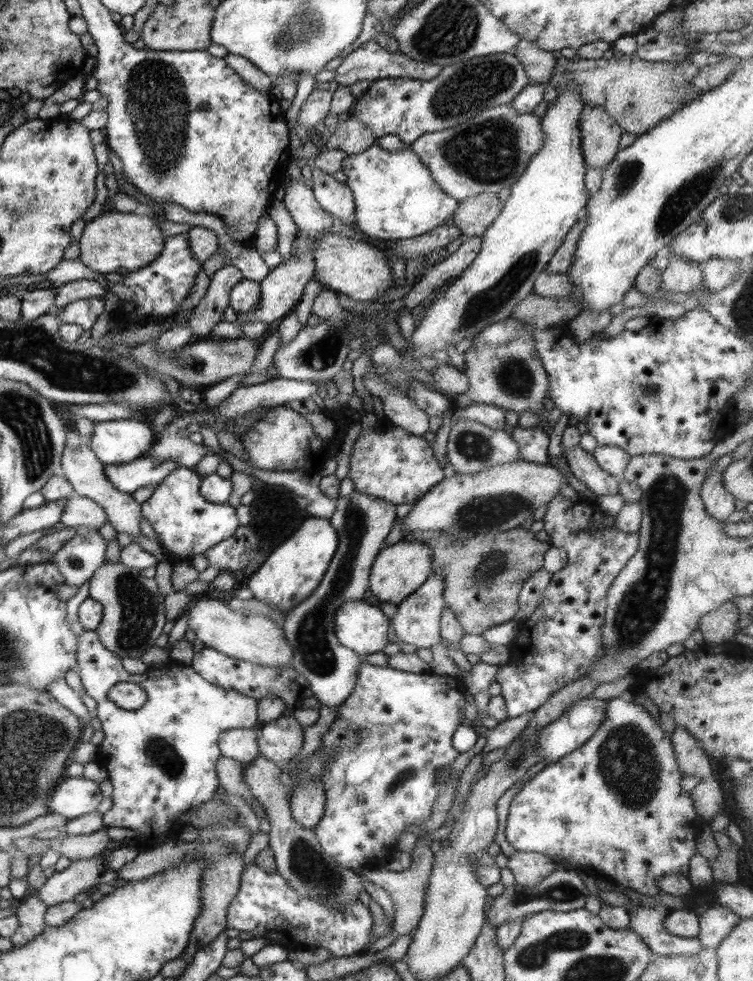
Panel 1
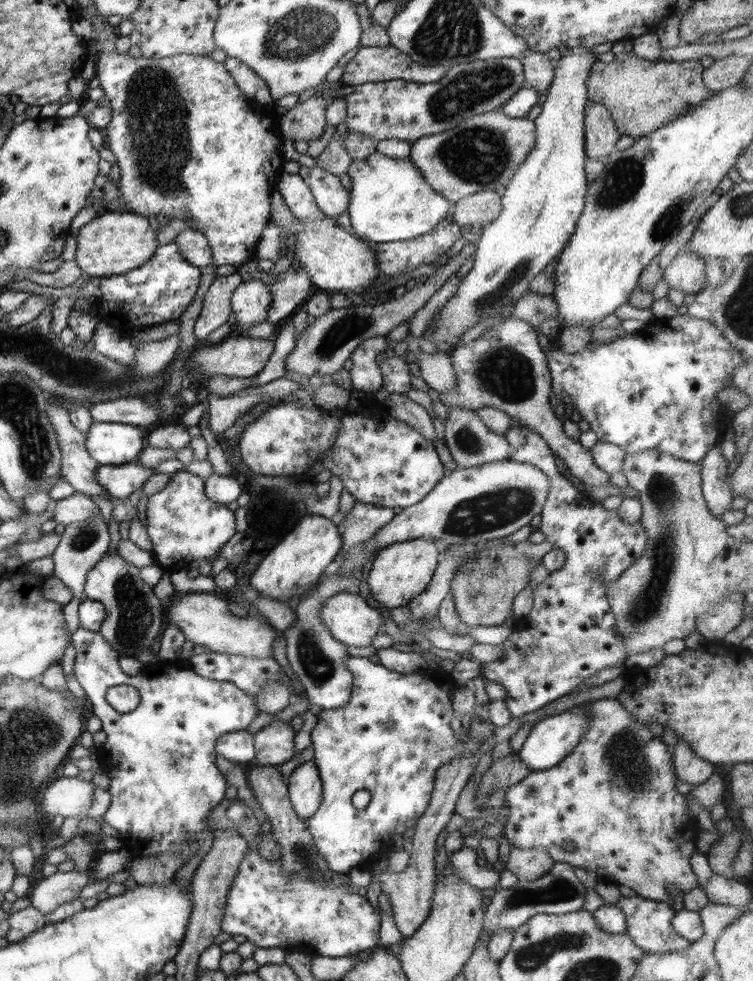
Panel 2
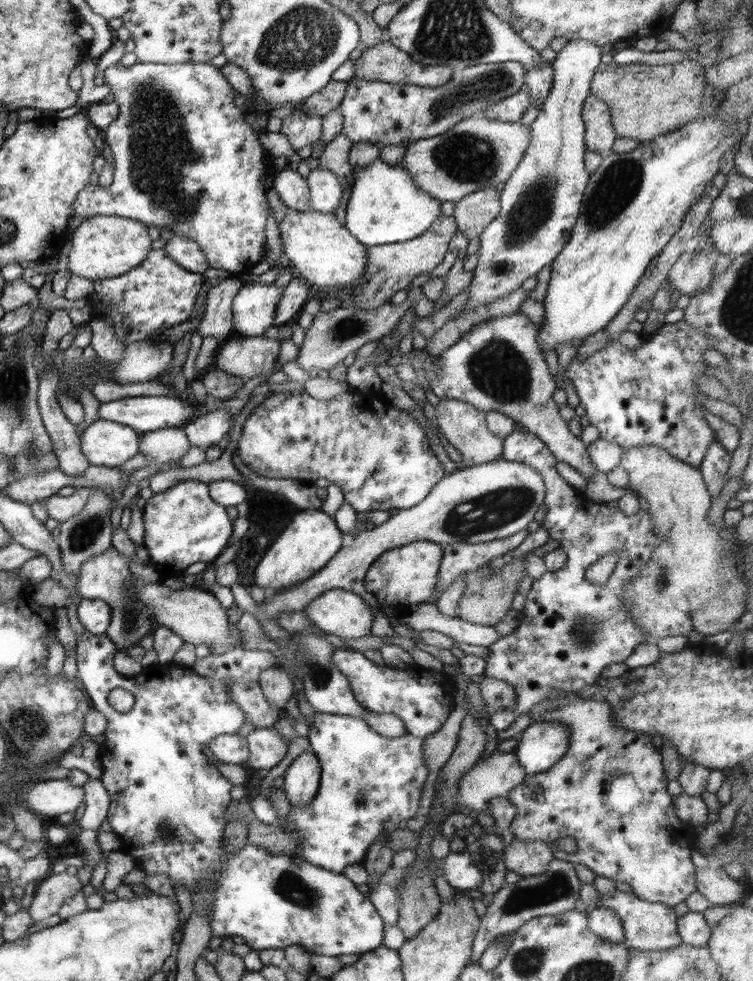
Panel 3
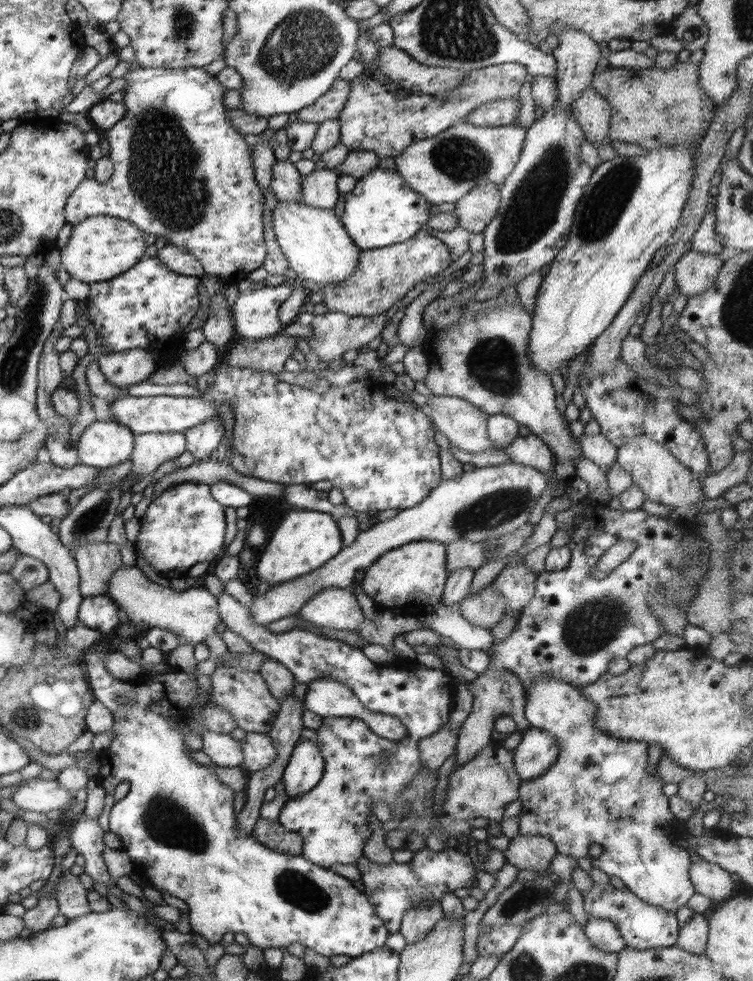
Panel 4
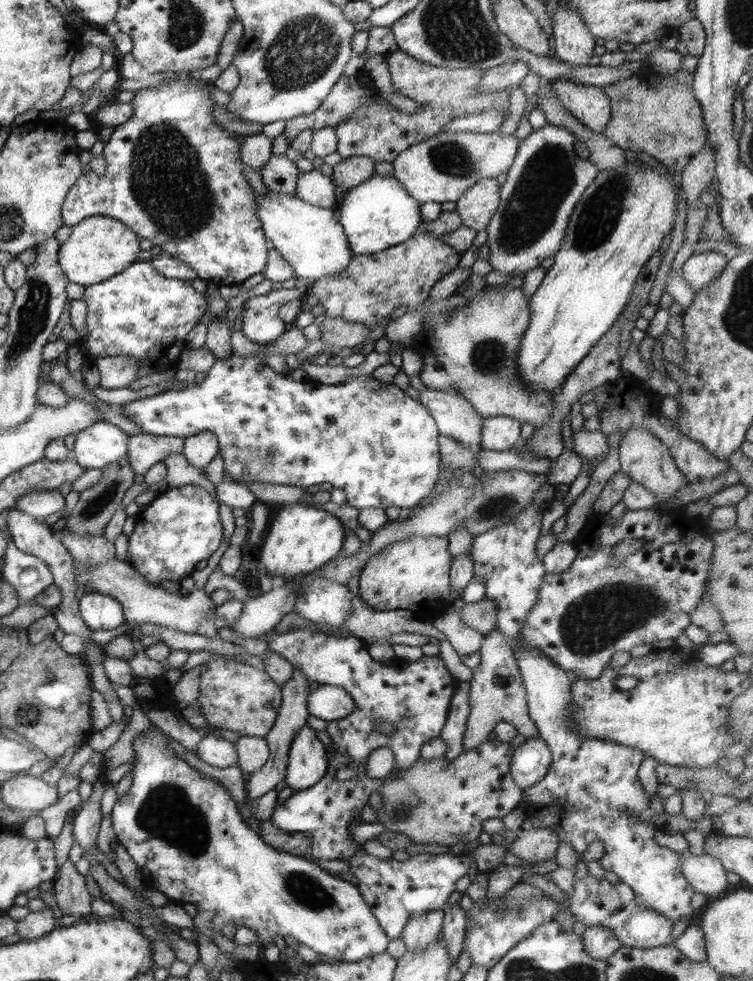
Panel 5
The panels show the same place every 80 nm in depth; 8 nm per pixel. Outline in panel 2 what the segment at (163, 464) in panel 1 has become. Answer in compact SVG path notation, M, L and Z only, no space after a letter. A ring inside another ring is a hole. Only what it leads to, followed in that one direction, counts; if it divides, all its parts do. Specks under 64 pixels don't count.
M140 463L123 465L99 465L96 471L96 482L112 497L127 499L134 494L135 489L150 480L155 474L154 469Z

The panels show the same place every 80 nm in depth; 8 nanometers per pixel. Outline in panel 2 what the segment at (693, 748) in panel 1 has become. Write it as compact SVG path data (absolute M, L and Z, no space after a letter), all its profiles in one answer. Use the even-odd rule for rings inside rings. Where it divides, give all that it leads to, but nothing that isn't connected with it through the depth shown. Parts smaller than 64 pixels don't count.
M677 739L672 752L672 760L677 778L682 782L692 784L692 788L704 784L714 774L714 765L701 759L682 739Z

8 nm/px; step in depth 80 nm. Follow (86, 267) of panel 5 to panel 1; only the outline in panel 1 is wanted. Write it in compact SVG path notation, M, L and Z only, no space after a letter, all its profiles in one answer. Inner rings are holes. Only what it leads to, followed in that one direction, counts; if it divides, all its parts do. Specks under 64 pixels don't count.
M115 210L102 212L89 221L78 239L79 259L89 269L97 270L102 274L117 272L126 275L134 270L140 270L154 262L163 251L165 238L158 224L155 217Z

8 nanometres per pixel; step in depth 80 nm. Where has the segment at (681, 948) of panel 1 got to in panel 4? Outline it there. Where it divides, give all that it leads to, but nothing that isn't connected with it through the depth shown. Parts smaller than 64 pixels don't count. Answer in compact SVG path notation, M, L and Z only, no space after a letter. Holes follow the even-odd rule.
M594 884L583 895L584 909L588 917L604 917L617 924L626 944L636 950L668 948L675 946L679 935L676 912L644 902L626 888L618 889L608 884Z

